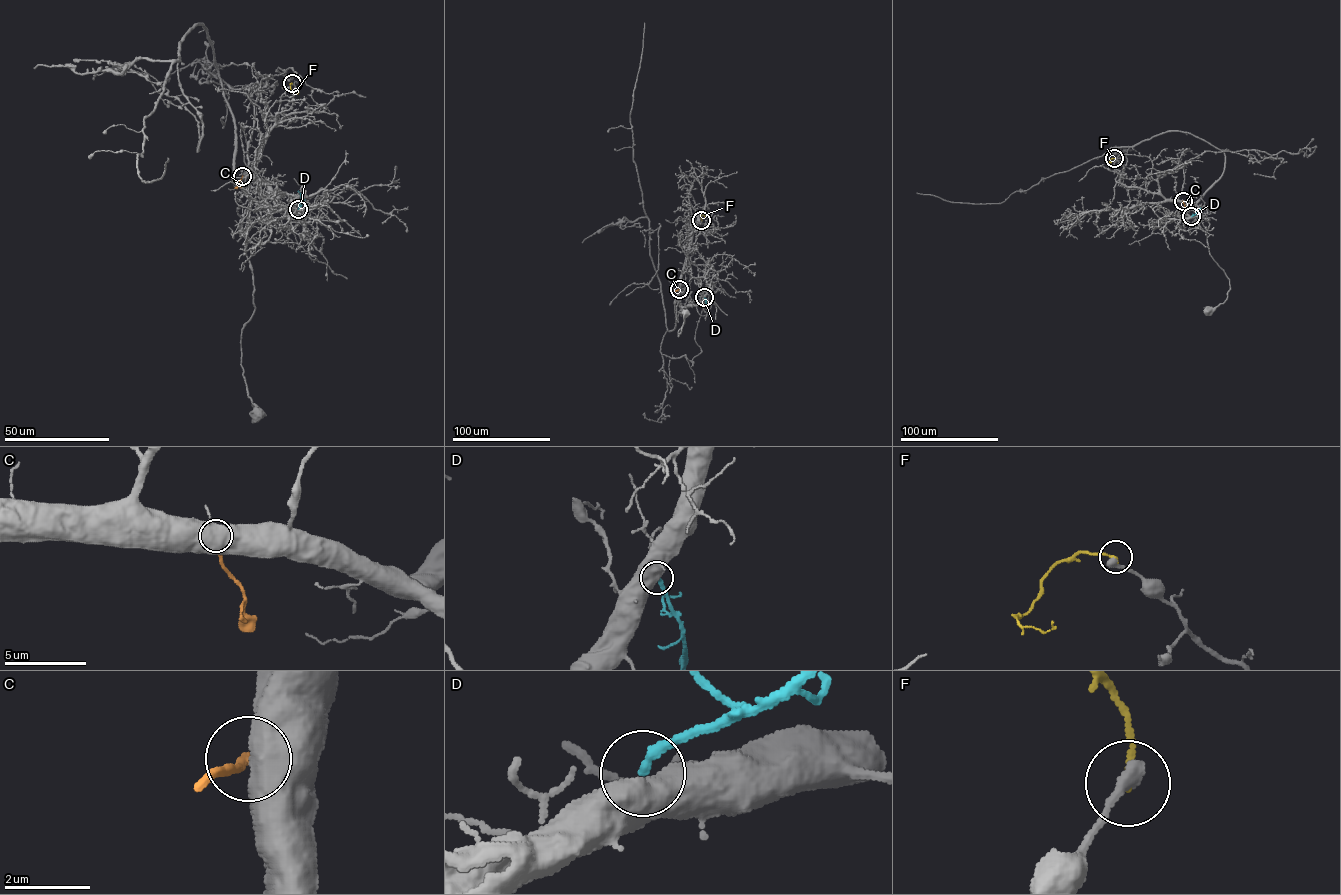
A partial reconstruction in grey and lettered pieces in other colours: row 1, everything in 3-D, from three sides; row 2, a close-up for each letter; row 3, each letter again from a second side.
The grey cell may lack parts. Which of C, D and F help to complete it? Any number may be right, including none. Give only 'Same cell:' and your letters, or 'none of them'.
Same cell: D

